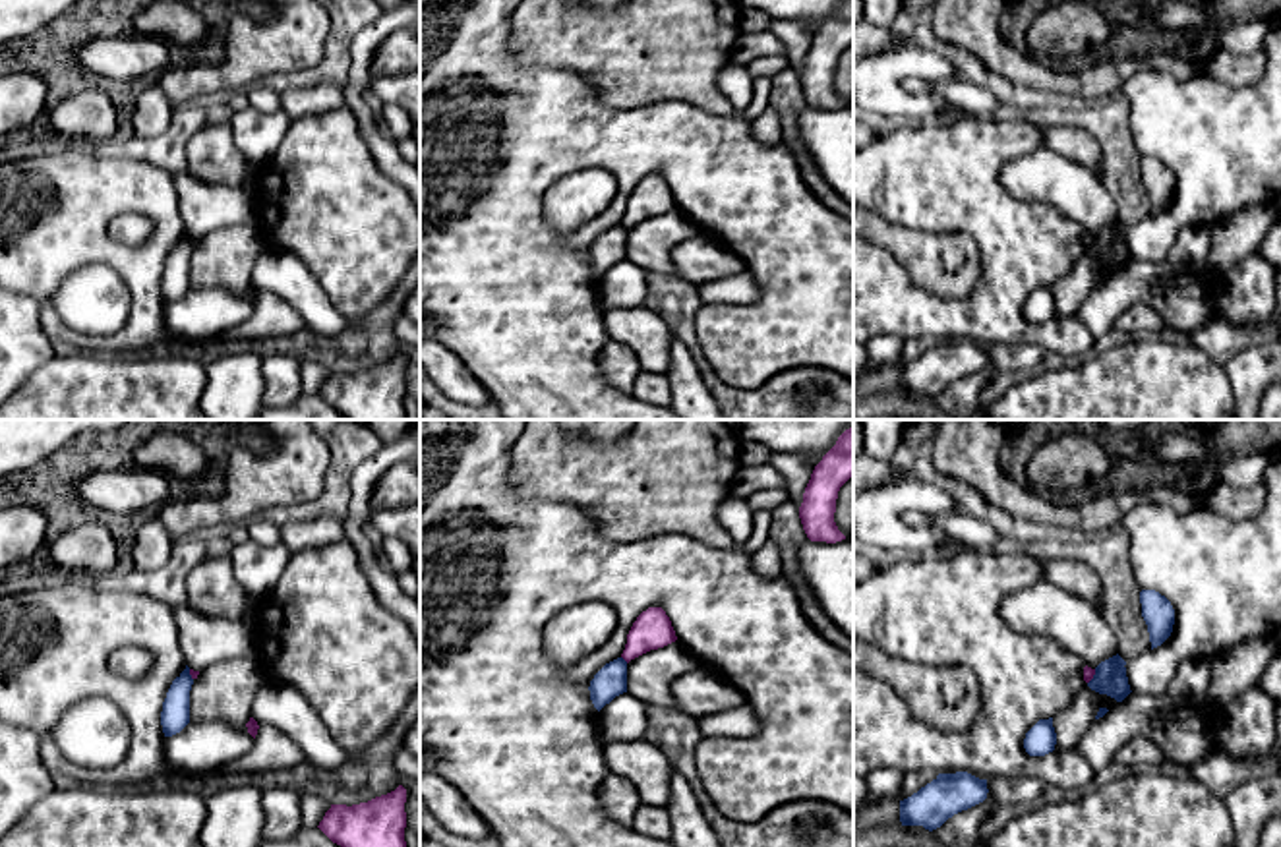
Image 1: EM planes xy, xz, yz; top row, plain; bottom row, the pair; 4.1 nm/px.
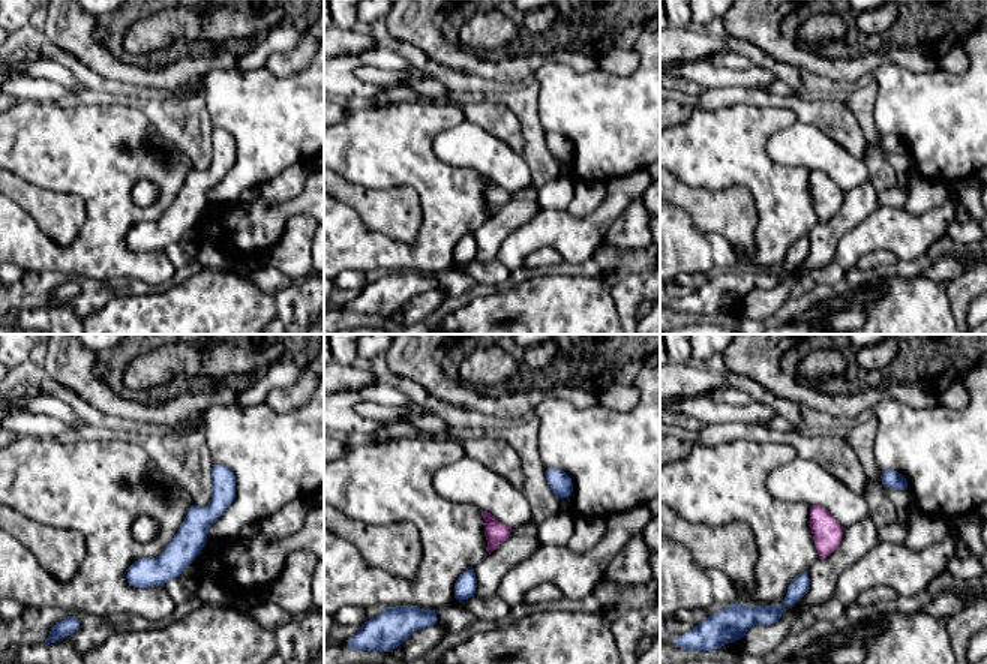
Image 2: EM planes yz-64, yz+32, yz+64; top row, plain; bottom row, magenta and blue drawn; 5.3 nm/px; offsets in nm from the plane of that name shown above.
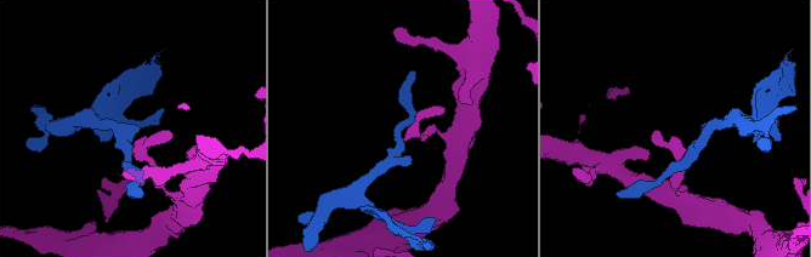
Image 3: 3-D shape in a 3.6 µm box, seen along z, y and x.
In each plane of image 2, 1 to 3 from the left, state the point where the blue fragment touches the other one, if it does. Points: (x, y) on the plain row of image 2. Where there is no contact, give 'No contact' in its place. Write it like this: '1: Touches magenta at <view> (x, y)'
1: No contact
2: No contact
3: No contact

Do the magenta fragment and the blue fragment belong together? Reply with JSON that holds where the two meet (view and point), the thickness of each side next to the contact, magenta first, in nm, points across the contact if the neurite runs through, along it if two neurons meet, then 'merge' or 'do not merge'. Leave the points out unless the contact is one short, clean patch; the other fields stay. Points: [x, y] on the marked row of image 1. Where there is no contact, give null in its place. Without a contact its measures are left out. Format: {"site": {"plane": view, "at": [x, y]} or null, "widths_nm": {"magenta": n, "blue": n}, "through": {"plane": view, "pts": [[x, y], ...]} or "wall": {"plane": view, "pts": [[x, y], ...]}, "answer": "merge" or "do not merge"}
{"site": {"plane": "xz", "at": [625, 660]}, "widths_nm": {"magenta": 160, "blue": 140}, "wall": {"plane": "xz", "pts": [[622, 656], [627, 662]]}, "answer": "do not merge"}

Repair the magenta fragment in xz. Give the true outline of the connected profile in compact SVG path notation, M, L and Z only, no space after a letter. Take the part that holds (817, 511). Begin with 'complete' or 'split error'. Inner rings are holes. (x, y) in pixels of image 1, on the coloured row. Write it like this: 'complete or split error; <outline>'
complete; M853 427L815 466L803 493L799 518L811 541L836 543L846 540L834 522L840 487L853 476Z

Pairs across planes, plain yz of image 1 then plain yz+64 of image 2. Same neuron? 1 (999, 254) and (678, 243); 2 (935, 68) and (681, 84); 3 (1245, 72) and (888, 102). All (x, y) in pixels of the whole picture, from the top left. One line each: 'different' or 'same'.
1: same
2: same
3: different

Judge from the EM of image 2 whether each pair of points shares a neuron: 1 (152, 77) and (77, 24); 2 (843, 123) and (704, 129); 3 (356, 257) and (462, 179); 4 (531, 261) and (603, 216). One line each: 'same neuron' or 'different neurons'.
1: same neuron
2: different neurons
3: same neuron
4: different neurons

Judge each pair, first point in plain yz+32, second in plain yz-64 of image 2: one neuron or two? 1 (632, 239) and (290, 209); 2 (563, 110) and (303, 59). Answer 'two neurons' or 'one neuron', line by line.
1: two neurons
2: two neurons

